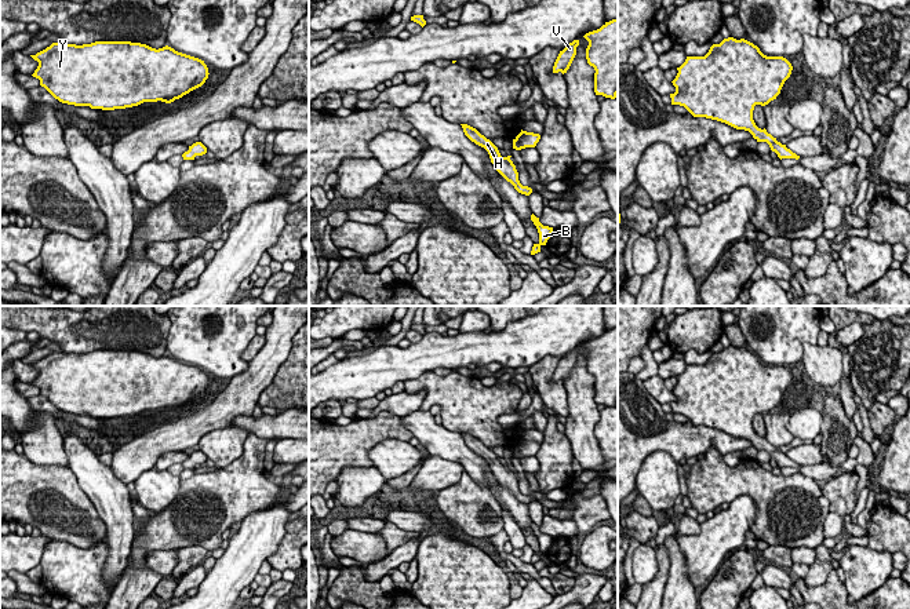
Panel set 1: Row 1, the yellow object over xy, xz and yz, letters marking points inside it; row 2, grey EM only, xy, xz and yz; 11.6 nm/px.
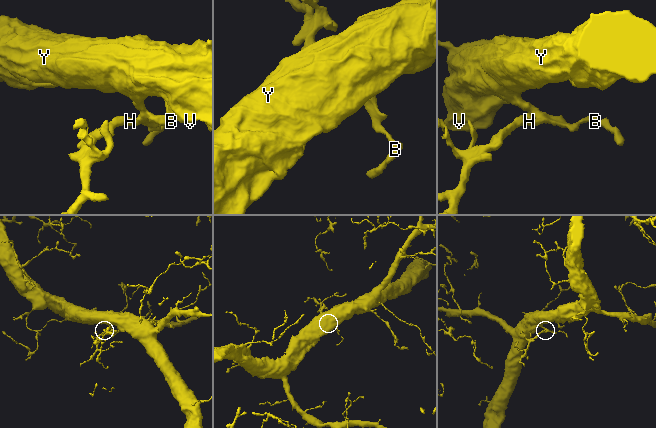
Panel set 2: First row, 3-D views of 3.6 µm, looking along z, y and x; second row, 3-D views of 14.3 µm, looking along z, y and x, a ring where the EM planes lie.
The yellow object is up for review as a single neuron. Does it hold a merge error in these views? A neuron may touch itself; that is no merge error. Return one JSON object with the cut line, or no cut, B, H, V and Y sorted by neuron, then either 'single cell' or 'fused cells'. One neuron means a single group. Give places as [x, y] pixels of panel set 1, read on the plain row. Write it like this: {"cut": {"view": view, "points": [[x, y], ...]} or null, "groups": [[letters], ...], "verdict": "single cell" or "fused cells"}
{"cut": null, "groups": [["B", "H", "V", "Y"]], "verdict": "single cell"}

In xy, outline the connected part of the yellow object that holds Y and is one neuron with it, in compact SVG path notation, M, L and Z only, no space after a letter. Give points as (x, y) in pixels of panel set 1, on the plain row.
M95 350L83 354L52 351L30 365L39 371L32 384L39 387L40 394L55 408L102 419L125 417L143 411L171 412L201 395L210 383L204 369L199 367L168 354L156 358L131 350Z

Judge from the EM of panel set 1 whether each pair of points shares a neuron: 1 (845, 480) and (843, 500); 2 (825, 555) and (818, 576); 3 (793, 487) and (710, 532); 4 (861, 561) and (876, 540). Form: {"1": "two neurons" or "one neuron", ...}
{"1": "one neuron", "2": "one neuron", "3": "two neurons", "4": "two neurons"}

